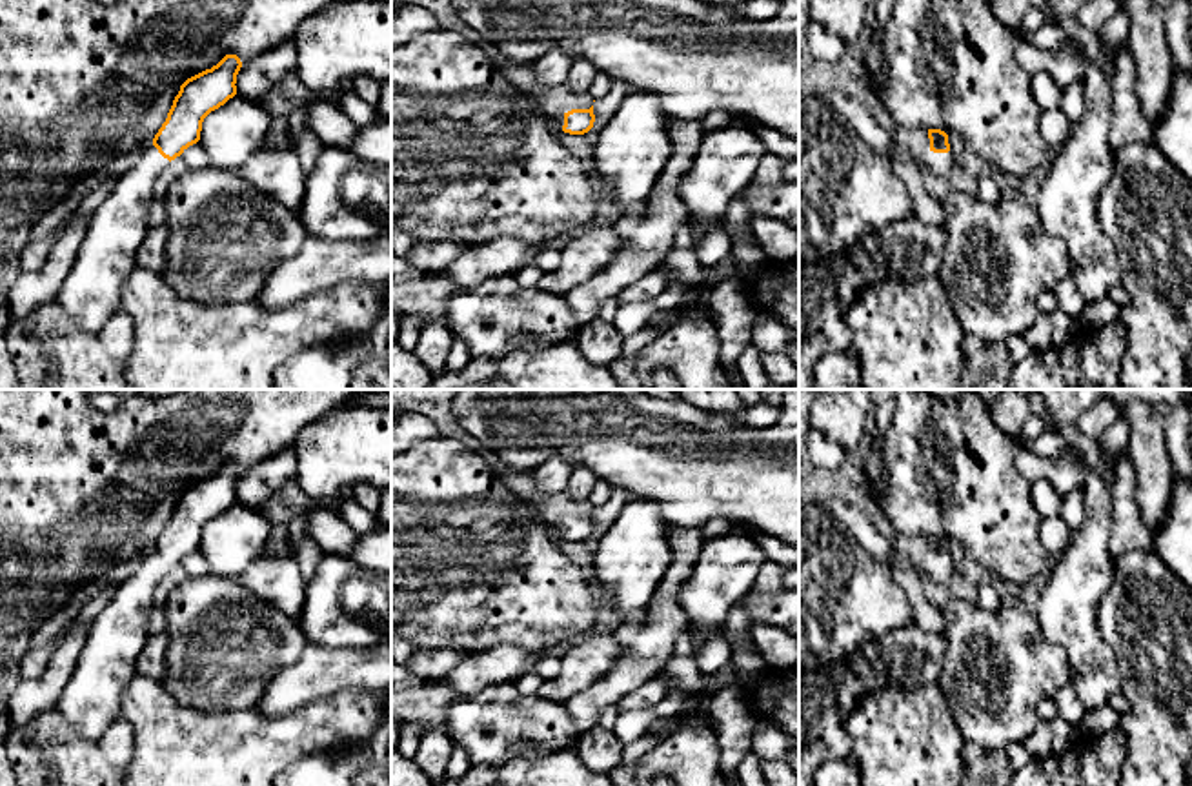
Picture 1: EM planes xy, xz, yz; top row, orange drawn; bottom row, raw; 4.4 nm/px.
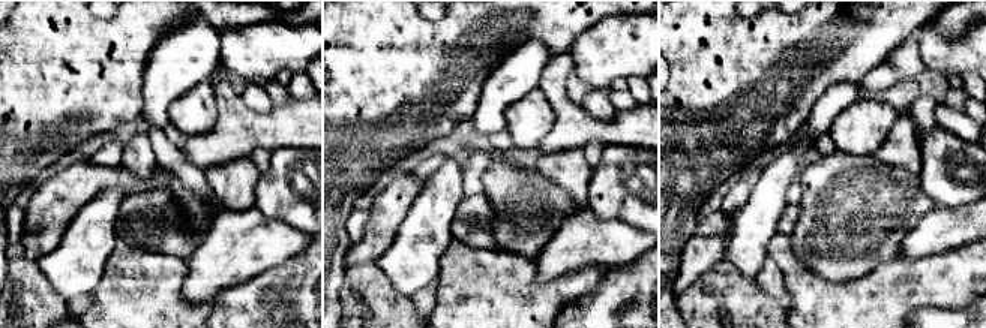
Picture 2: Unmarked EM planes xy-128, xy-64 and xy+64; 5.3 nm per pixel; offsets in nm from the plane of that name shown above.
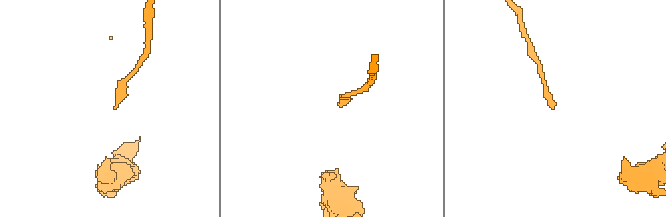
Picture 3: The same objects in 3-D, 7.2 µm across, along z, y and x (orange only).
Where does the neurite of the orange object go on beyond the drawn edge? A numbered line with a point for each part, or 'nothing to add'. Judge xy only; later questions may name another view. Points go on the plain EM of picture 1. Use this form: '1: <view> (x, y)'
1: xy (91, 701)

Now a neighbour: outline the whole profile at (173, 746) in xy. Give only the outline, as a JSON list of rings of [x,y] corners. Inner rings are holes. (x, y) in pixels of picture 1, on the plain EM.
[[[135,675],[122,693],[122,715],[131,722],[135,731],[133,757],[126,768],[126,786],[273,786],[277,775],[295,764],[298,759],[320,751],[342,751],[364,744],[384,719],[386,708],[391,704],[391,691],[342,691],[331,699],[311,702],[278,719],[266,719],[257,710],[240,711],[202,711],[184,708],[158,680]]]

